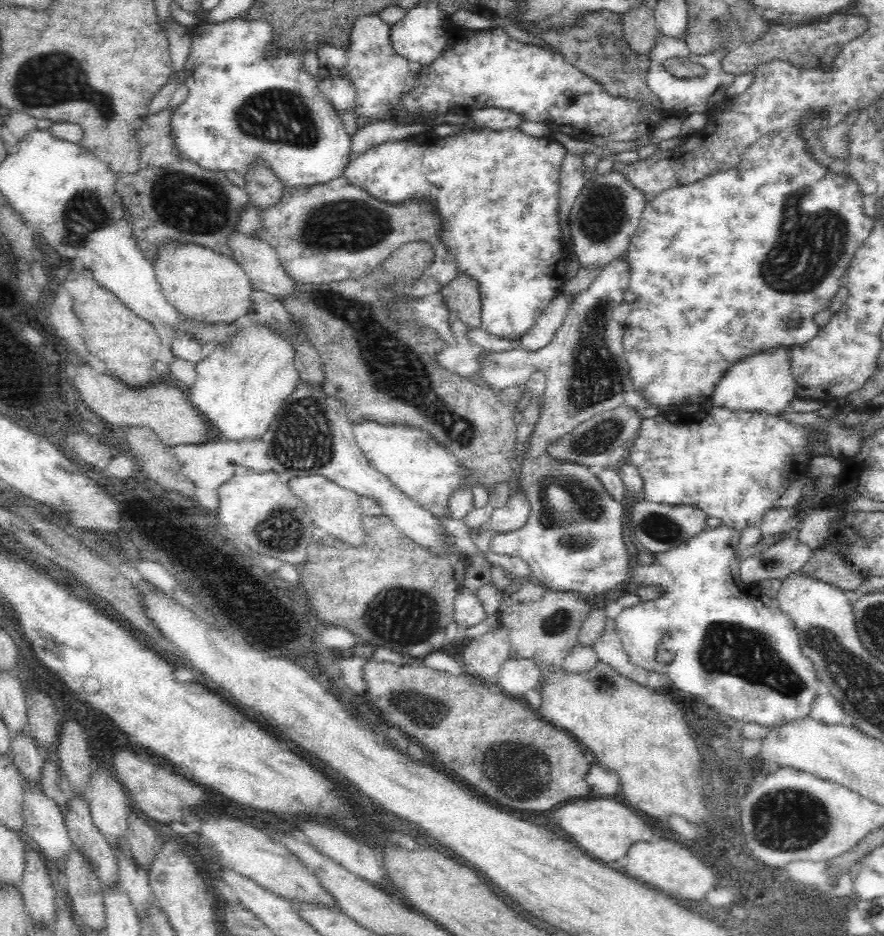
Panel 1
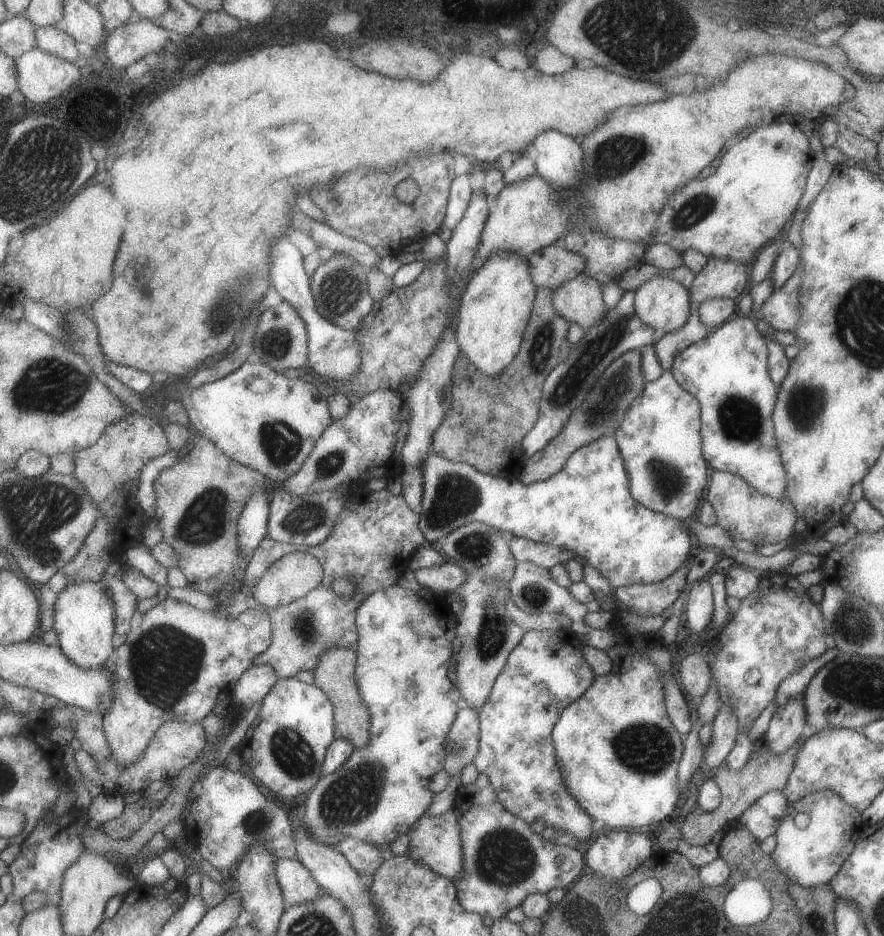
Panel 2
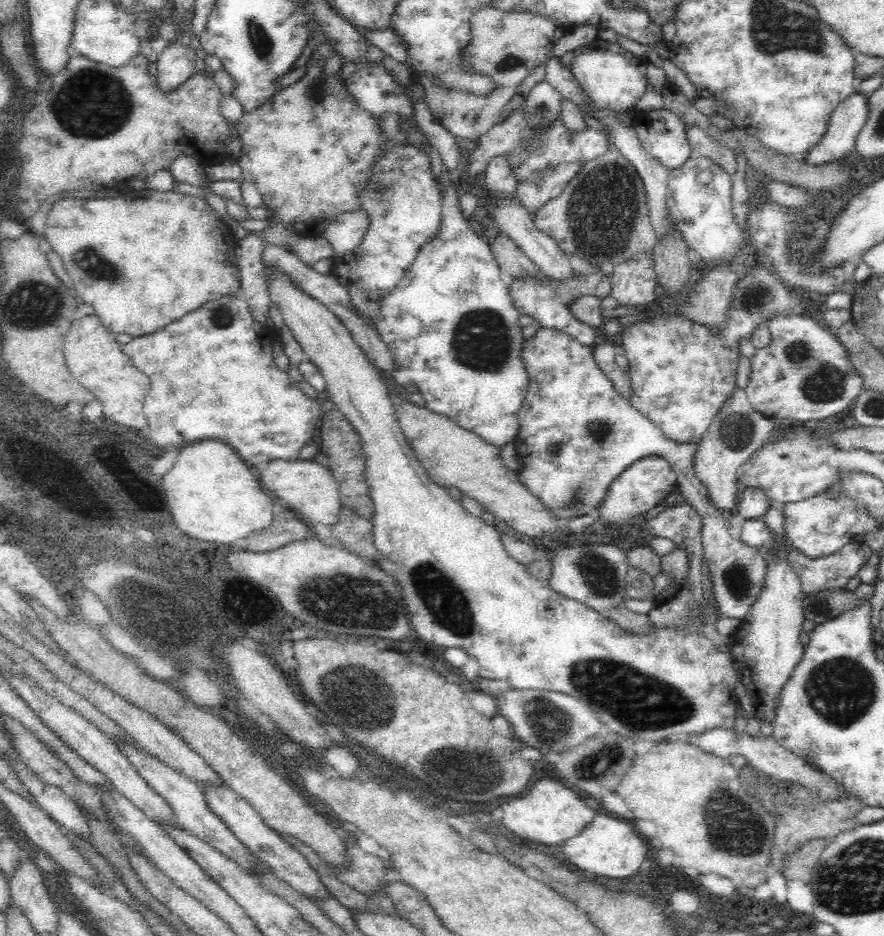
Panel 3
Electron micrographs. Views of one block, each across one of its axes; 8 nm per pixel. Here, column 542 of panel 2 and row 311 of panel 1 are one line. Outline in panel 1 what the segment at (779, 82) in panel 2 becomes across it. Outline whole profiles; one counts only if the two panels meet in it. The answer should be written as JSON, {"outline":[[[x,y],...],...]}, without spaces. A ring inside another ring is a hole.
{"outline":[[[168,244],[154,270],[168,306],[194,326],[226,326],[252,310],[256,290],[232,256],[228,258],[196,244]]]}

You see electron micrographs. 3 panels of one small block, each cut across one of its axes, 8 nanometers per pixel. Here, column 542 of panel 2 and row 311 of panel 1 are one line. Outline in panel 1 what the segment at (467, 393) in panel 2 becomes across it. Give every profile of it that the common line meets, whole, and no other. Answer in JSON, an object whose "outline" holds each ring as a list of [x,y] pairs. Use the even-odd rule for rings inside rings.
{"outline":[[[410,240],[400,244],[382,264],[364,274],[362,278],[348,278],[334,284],[294,284],[294,290],[282,296],[280,304],[286,306],[288,314],[296,318],[304,318],[312,332],[310,344],[324,360],[326,380],[322,390],[338,400],[348,414],[350,422],[364,418],[380,424],[388,422],[408,422],[412,426],[420,426],[428,430],[440,444],[456,452],[462,460],[462,466],[472,468],[470,484],[480,480],[486,490],[488,484],[504,480],[514,466],[514,444],[516,444],[516,422],[514,412],[516,406],[510,398],[502,394],[502,390],[488,386],[478,378],[464,378],[452,372],[444,362],[440,362],[440,354],[448,348],[448,340],[430,324],[416,324],[414,320],[404,320],[398,312],[404,308],[410,310],[412,304],[418,302],[418,296],[412,294],[412,288],[420,284],[424,272],[436,262],[436,250],[426,240]]]}

